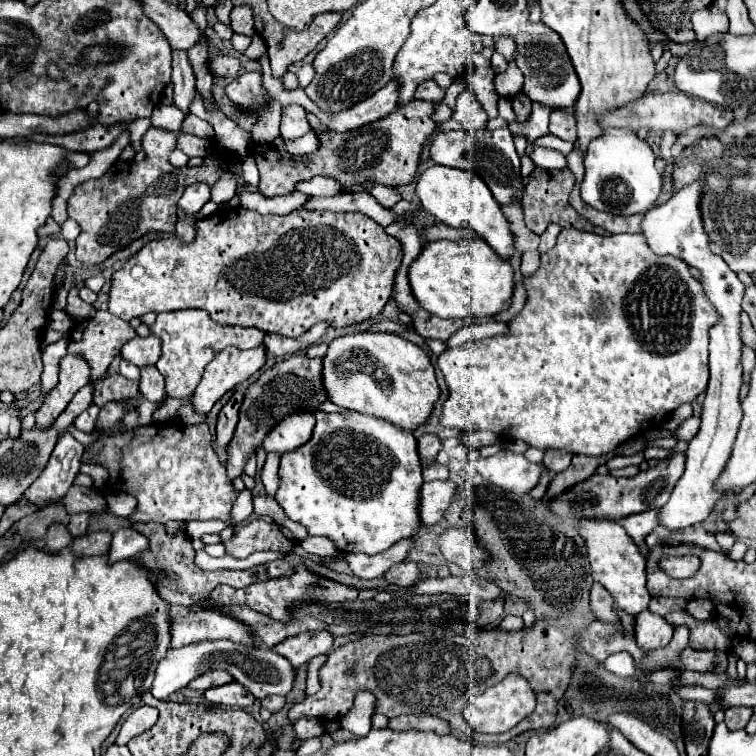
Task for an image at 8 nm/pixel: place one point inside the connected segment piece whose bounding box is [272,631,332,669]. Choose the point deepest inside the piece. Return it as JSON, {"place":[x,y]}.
{"place":[298,650]}

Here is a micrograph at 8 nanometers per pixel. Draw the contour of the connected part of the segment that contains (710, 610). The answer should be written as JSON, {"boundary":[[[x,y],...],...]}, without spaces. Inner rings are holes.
{"boundary":[[[708,599],[690,600],[686,606],[686,611],[698,620],[712,619],[715,615],[714,606]]]}

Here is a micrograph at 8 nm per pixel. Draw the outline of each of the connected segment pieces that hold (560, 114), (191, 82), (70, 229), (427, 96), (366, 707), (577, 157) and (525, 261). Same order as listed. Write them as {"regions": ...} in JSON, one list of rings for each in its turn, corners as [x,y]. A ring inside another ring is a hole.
{"regions":[[[[554,109],[552,115],[550,115],[550,133],[560,137],[560,139],[574,143],[576,141],[576,121],[574,121],[574,117],[570,113]]],[[[178,49],[172,55],[172,85],[174,85],[174,101],[180,111],[188,115],[188,105],[192,105],[192,97],[196,97],[196,77],[192,63],[188,59],[186,49]]],[[[68,219],[68,221],[62,225],[62,237],[64,237],[66,241],[74,241],[78,235],[80,235],[80,225],[76,225],[76,221]]],[[[432,79],[422,81],[422,83],[416,87],[416,99],[422,99],[422,101],[440,103],[440,101],[444,99],[444,93],[446,93],[446,91],[444,91],[436,81],[432,81]]],[[[364,691],[356,695],[354,707],[346,717],[340,719],[340,727],[350,731],[354,737],[364,737],[370,731],[370,717],[374,713],[374,695]]],[[[577,143],[574,144],[574,149],[566,157],[566,159],[568,162],[568,167],[576,177],[576,181],[581,183],[584,177],[584,164],[583,164],[583,156],[579,152]]],[[[534,251],[534,253],[526,253],[526,255],[522,255],[522,275],[526,277],[526,275],[532,275],[536,269],[538,269],[538,265],[540,265],[540,253],[538,251]]]]}

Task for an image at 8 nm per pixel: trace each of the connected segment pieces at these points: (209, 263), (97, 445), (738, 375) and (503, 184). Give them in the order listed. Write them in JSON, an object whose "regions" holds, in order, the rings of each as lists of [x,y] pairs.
{"regions":[[[[244,207],[228,209],[228,211],[216,211],[206,219],[196,221],[196,237],[194,241],[186,243],[178,235],[172,235],[168,239],[156,239],[146,243],[134,257],[130,257],[122,269],[118,269],[112,275],[112,287],[110,287],[110,297],[108,297],[108,309],[112,315],[130,321],[134,317],[142,317],[150,311],[162,313],[162,311],[176,311],[176,309],[204,309],[210,313],[210,317],[222,325],[240,325],[240,327],[256,327],[264,333],[278,333],[284,337],[300,337],[306,333],[314,323],[318,321],[328,321],[332,327],[346,327],[352,323],[360,323],[366,319],[374,319],[384,305],[388,303],[392,295],[392,285],[394,285],[394,275],[396,269],[400,267],[402,261],[402,245],[396,237],[388,235],[382,225],[376,225],[370,217],[364,213],[332,213],[332,211],[306,211],[306,209],[296,209],[288,215],[260,215]]],[[[138,393],[132,401],[110,401],[100,409],[96,431],[104,429],[108,433],[86,447],[82,463],[106,467],[110,475],[108,489],[136,497],[138,505],[128,517],[130,523],[166,523],[170,519],[220,519],[230,523],[232,507],[240,491],[234,489],[226,467],[212,449],[208,423],[184,425],[172,421],[122,431],[122,419],[130,411],[136,411],[140,399]]],[[[700,177],[688,187],[676,191],[666,203],[660,203],[646,211],[642,233],[656,255],[674,255],[686,261],[688,267],[700,271],[700,283],[706,299],[718,311],[718,323],[710,329],[710,383],[706,389],[704,409],[702,409],[702,425],[696,437],[688,443],[686,449],[686,469],[680,481],[676,483],[668,503],[660,509],[660,523],[668,529],[686,529],[708,517],[714,509],[714,503],[720,499],[720,493],[714,491],[714,481],[722,473],[742,417],[738,391],[742,385],[742,341],[740,341],[740,301],[744,297],[744,285],[736,277],[732,269],[710,251],[708,233],[704,233],[700,201],[706,187],[706,177]]],[[[508,127],[496,131],[482,129],[474,133],[466,133],[466,131],[438,133],[434,143],[430,145],[430,155],[440,165],[468,169],[480,175],[500,205],[512,205],[524,193],[524,181],[520,175],[520,157],[514,149],[512,133]]]]}

